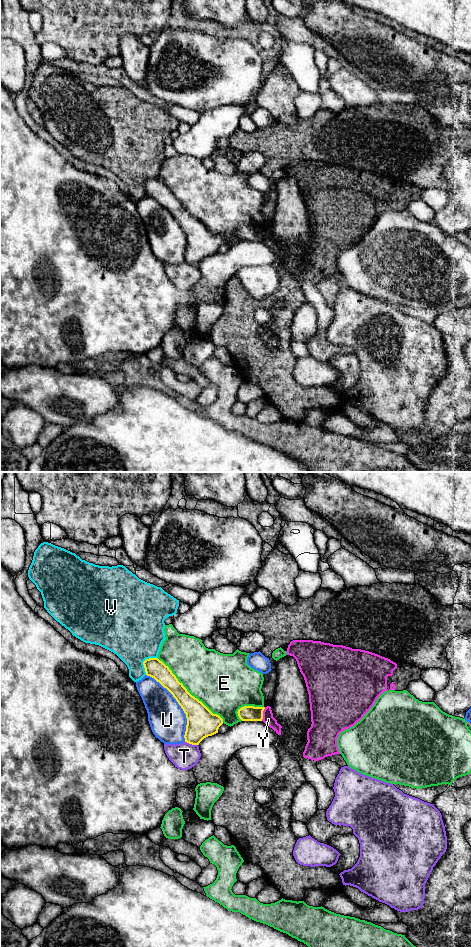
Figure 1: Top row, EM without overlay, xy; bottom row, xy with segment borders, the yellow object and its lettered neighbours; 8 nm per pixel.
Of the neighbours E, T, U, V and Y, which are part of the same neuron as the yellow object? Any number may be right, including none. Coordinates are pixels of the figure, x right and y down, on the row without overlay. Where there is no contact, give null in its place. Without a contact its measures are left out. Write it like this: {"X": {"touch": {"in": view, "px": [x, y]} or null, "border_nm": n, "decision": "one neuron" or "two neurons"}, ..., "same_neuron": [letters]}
{"E": {"touch": {"in": "xy", "px": [188, 212]}, "border_nm": 750, "decision": "two neurons"}, "T": {"touch": {"in": "xy", "px": [191, 263]}, "border_nm": 110, "decision": "two neurons"}, "U": {"touch": {"in": "xy", "px": [179, 224]}, "border_nm": 650, "decision": "two neurons"}, "V": {"touch": {"in": "xy", "px": [144, 181]}, "border_nm": 170, "decision": "two neurons"}, "Y": {"touch": {"in": "xy", "px": [262, 234]}, "border_nm": 120, "decision": "two neurons"}, "same_neuron": []}

